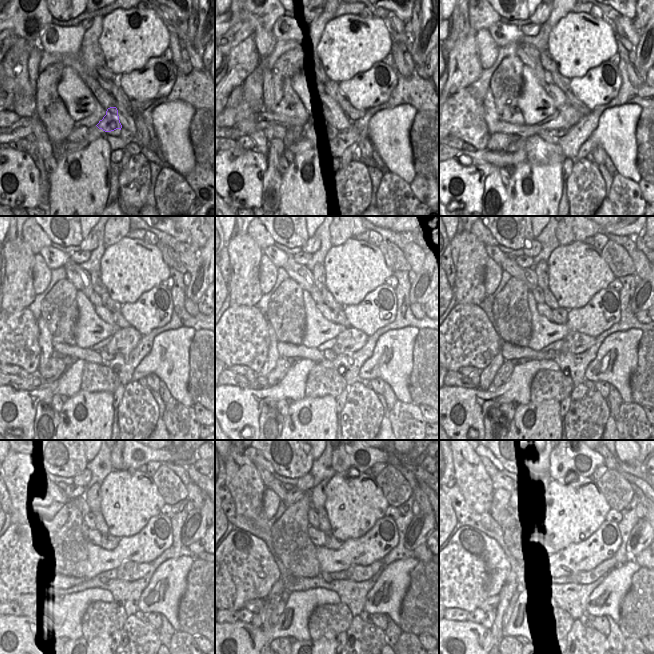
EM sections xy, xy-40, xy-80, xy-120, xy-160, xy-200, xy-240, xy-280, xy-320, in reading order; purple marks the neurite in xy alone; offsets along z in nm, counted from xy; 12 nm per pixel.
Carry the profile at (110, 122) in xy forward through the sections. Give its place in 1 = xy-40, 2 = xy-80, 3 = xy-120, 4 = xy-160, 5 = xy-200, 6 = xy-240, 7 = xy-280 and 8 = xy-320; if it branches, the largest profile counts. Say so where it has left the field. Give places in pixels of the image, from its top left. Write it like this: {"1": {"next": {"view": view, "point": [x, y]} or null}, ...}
{"1": {"next": {"view": "xy-40", "point": [338, 120]}}, "2": {"next": {"view": "xy-80", "point": [568, 116]}}, "3": {"next": {"view": "xy-120", "point": [124, 340]}}, "4": {"next": {"view": "xy-160", "point": [350, 340]}}, "5": {"next": {"view": "xy-200", "point": [576, 342]}}, "6": {"next": {"view": "xy-240", "point": [129, 571]}}, "7": {"next": {"view": "xy-280", "point": [357, 573]}}, "8": {"next": {"view": "xy-320", "point": [606, 566]}}}

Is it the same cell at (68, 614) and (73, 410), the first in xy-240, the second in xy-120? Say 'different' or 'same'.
different

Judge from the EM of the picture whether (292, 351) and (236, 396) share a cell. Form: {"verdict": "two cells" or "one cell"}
{"verdict": "two cells"}

